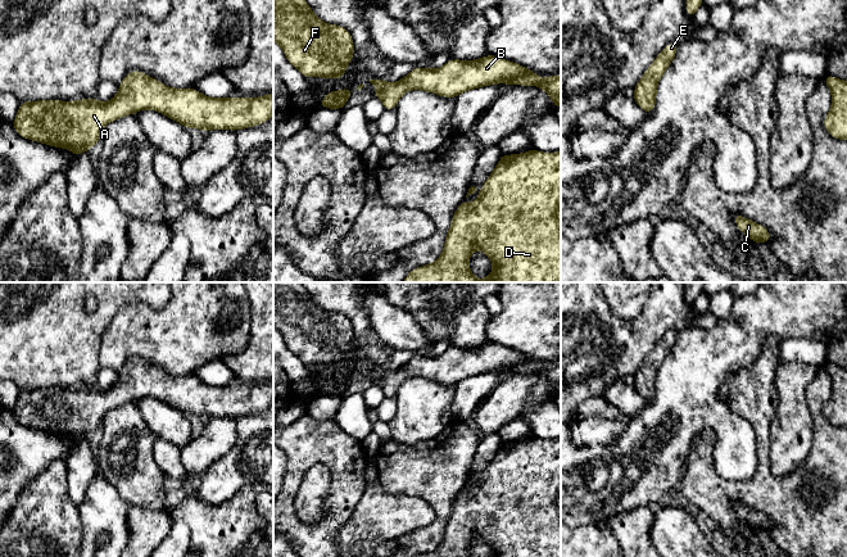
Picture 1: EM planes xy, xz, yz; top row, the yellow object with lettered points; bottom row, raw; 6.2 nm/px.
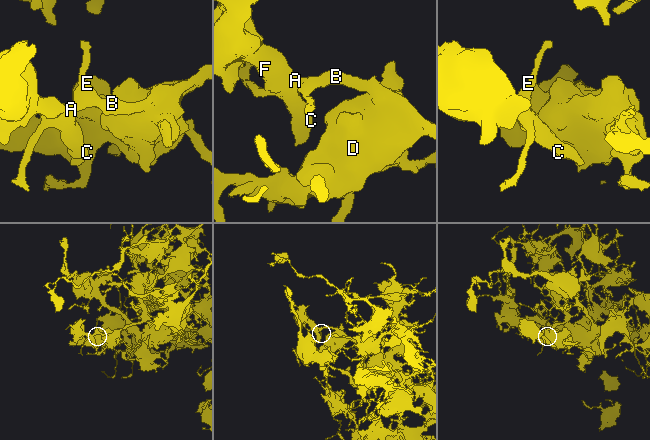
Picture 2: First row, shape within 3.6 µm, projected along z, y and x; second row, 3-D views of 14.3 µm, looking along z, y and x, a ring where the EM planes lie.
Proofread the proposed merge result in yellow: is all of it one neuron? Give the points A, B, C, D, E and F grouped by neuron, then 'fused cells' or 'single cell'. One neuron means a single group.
A B C D E F; single cell

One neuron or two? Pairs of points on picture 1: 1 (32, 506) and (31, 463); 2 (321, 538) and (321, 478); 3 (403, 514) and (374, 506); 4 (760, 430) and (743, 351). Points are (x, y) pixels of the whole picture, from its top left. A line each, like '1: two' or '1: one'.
1: two
2: two
3: one
4: two

